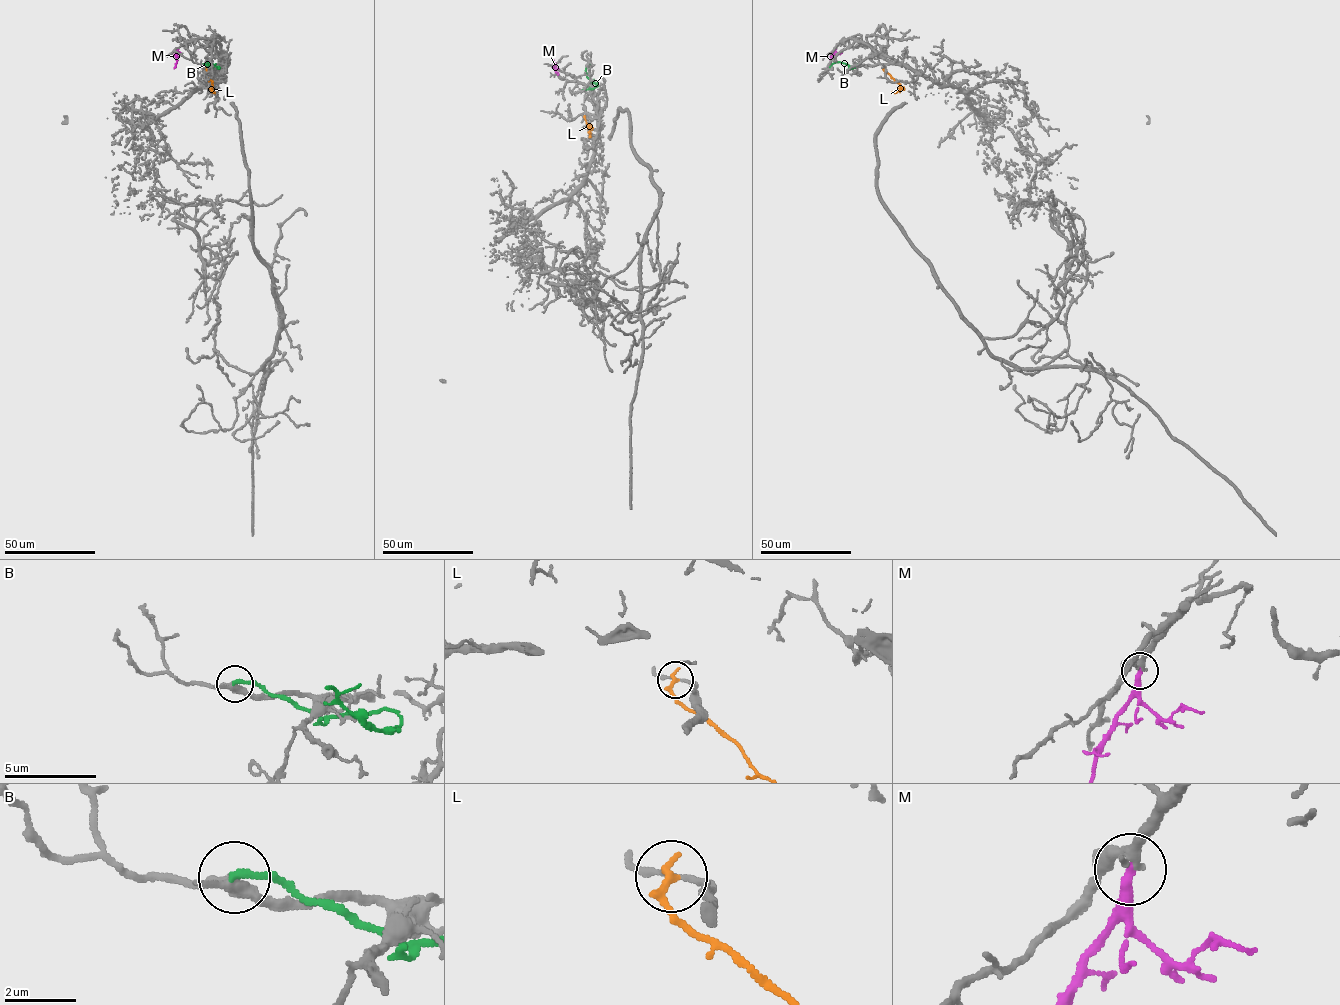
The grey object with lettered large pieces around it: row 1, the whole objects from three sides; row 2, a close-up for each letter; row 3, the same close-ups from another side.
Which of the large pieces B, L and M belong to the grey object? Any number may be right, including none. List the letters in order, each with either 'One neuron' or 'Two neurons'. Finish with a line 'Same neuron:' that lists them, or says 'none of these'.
B: Two neurons
L: Two neurons
M: One neuron
Same neuron: M

